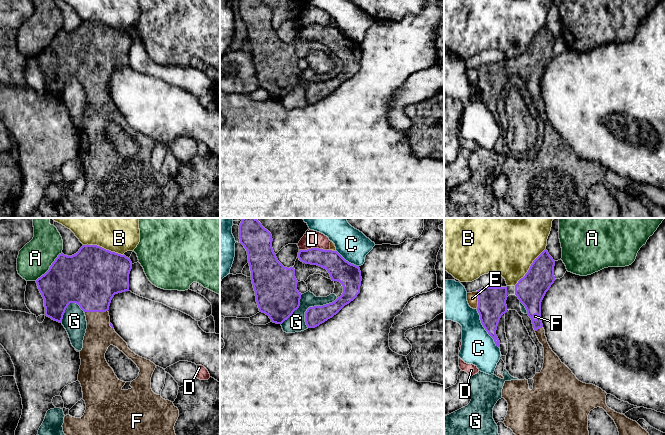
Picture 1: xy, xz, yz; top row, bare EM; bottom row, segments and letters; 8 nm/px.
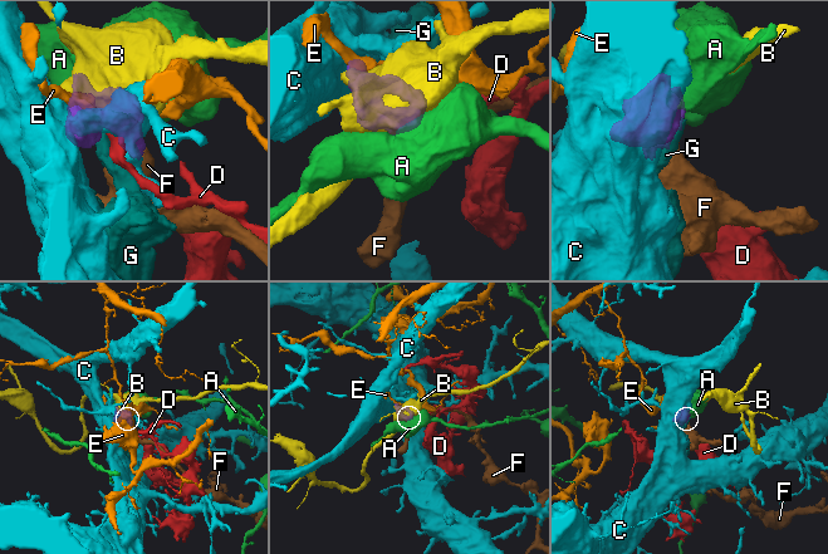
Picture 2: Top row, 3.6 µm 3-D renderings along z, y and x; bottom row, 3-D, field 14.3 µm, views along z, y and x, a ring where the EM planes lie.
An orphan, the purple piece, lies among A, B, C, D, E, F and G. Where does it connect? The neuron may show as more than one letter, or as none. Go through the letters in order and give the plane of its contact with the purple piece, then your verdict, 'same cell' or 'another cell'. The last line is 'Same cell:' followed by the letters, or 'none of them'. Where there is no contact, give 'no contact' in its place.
A: meets purple in xy; another cell
B: meets purple in xy; another cell
C: meets purple in yz; another cell
D: meets purple in xz; another cell
E: meets purple in yz; another cell
F: meets purple in xy; same cell
G: meets purple in xz; another cell
Same cell: F

